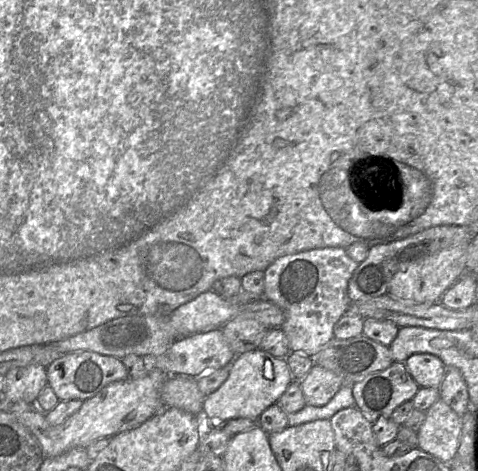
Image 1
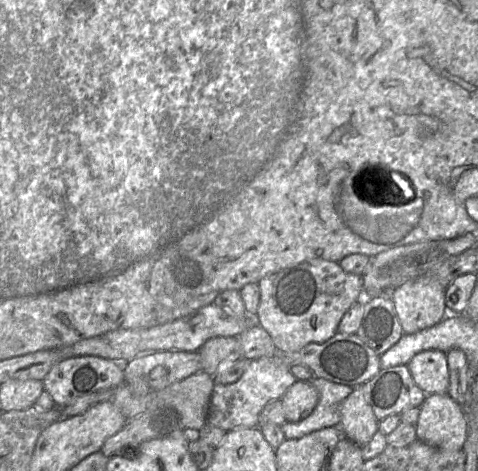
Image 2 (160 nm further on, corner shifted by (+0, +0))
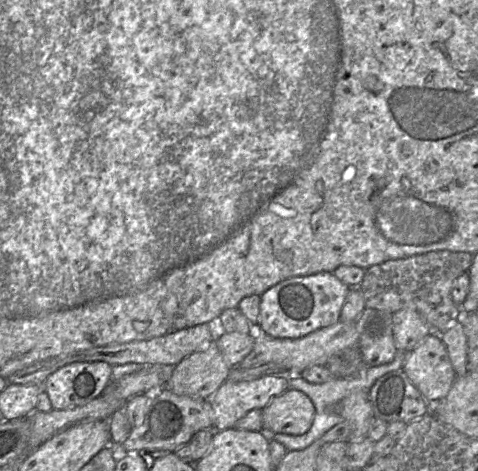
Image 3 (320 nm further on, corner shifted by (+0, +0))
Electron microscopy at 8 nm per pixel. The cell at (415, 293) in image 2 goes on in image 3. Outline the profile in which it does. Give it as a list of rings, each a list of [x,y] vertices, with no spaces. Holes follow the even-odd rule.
[[[406,307],[393,314],[393,332],[397,350],[410,352],[432,329],[416,309]]]

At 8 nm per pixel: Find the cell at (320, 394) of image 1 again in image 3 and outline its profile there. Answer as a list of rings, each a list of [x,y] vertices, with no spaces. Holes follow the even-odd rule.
[[[289,388],[261,409],[263,429],[260,431],[270,440],[274,434],[301,435],[309,430],[315,416],[315,407],[311,399],[302,391]]]

